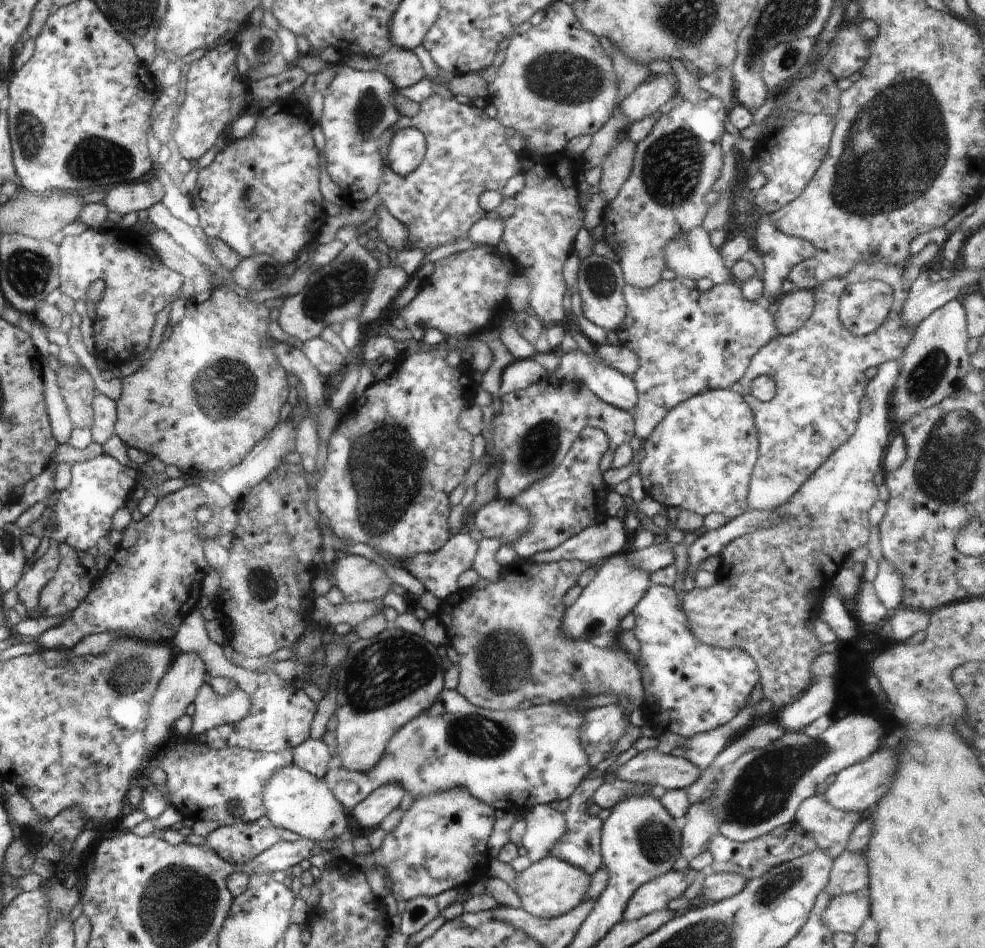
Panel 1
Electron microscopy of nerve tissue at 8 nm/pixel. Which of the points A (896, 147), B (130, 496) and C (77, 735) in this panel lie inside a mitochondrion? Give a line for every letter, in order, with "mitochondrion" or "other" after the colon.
A: mitochondrion
B: other
C: other

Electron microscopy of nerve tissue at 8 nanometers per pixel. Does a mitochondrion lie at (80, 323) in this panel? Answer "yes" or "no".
no

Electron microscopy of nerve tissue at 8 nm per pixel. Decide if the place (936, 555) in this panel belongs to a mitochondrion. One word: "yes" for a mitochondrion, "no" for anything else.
no

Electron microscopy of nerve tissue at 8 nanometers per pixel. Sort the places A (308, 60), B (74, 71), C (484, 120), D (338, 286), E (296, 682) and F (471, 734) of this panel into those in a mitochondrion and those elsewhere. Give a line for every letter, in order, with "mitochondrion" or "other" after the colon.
A: other
B: other
C: other
D: mitochondrion
E: other
F: mitochondrion

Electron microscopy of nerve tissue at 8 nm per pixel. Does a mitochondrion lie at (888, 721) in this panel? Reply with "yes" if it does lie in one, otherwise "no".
no

